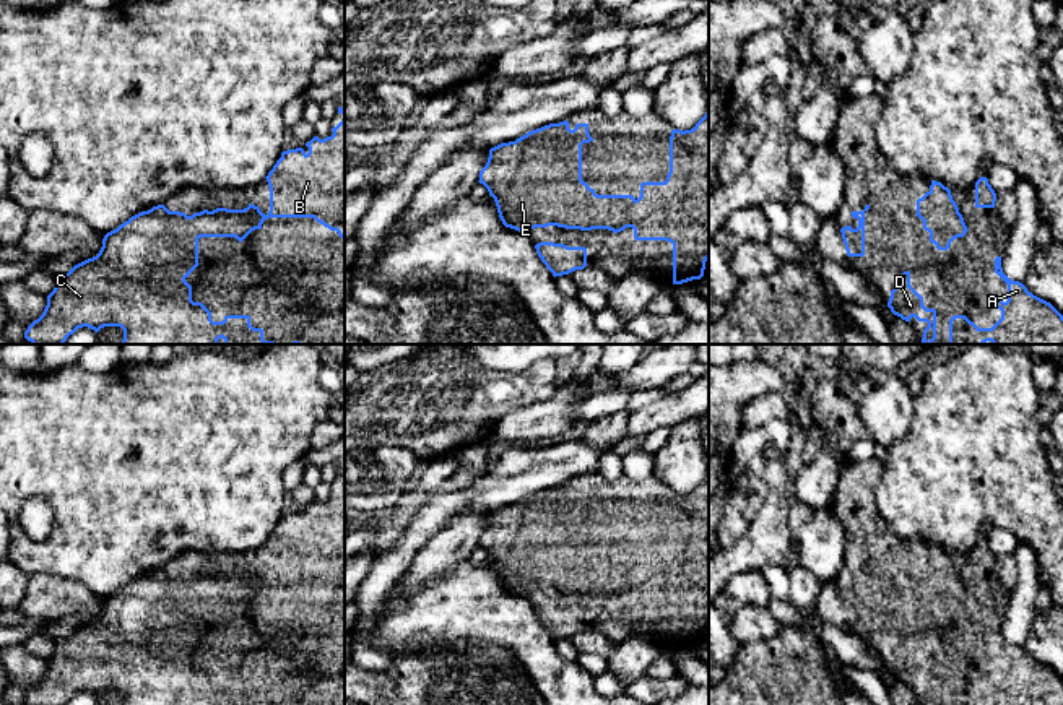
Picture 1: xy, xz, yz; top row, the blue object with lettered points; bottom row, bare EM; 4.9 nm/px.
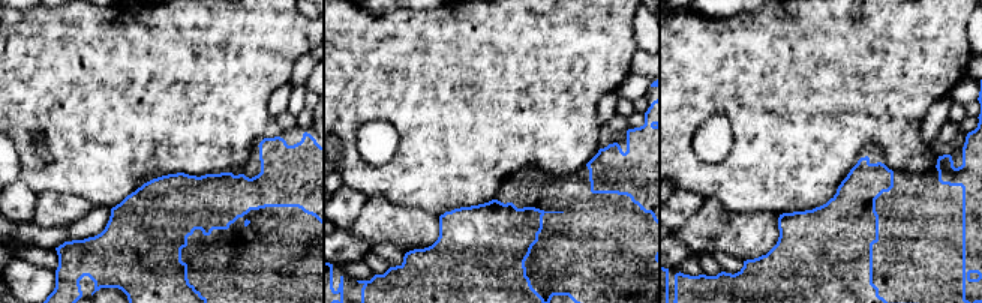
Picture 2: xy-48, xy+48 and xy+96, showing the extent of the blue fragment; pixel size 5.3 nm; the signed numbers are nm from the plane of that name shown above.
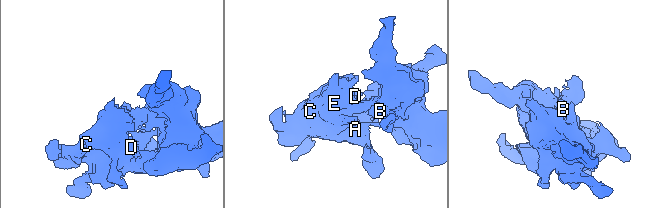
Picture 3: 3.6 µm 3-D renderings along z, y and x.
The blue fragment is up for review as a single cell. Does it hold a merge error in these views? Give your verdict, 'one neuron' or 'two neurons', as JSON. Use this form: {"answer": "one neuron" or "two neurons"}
{"answer": "one neuron"}

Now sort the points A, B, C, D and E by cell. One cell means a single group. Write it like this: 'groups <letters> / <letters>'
groups A B C D E

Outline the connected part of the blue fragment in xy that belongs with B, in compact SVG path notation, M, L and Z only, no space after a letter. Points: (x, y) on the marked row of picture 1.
M345 120L332 132L332 136L323 140L314 136L306 143L307 153L302 148L281 153L265 177L270 187L270 211L267 214L252 203L244 210L216 208L192 216L158 205L107 232L96 257L75 265L57 278L42 315L28 327L24 338L33 344L63 344L70 335L83 327L96 333L104 327L120 327L124 330L120 344L218 344L219 338L224 340L224 344L276 344L263 340L263 330L254 328L249 315L226 315L223 322L213 322L211 312L202 302L192 301L192 286L185 278L198 266L200 237L236 237L242 242L252 231L262 229L268 218L314 218L330 231L336 231L345 240Z

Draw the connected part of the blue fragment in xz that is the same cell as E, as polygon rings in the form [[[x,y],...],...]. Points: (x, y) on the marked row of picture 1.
[[[707,89],[707,112],[691,130],[671,130],[670,136],[670,172],[665,182],[642,182],[640,197],[636,200],[632,195],[597,195],[587,182],[582,180],[582,145],[590,143],[593,138],[588,133],[588,123],[577,123],[574,130],[569,128],[569,122],[549,123],[541,128],[532,130],[527,135],[517,138],[515,141],[501,143],[489,149],[489,158],[486,166],[479,172],[479,184],[483,184],[489,195],[494,198],[499,218],[505,227],[515,229],[518,232],[530,232],[535,227],[558,226],[566,229],[608,229],[613,232],[621,232],[626,227],[634,229],[636,240],[666,240],[673,244],[673,284],[683,284],[692,279],[701,279],[704,276],[705,262],[709,260],[709,89]]]

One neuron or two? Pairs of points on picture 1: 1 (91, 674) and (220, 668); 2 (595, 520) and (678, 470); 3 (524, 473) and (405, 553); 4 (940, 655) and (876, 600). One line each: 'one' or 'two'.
1: one
2: two
3: one
4: one

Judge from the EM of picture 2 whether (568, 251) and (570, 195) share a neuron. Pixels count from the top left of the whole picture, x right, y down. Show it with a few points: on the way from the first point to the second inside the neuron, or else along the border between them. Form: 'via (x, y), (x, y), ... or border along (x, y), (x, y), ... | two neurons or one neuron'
via (573, 237), (573, 209) | one neuron

